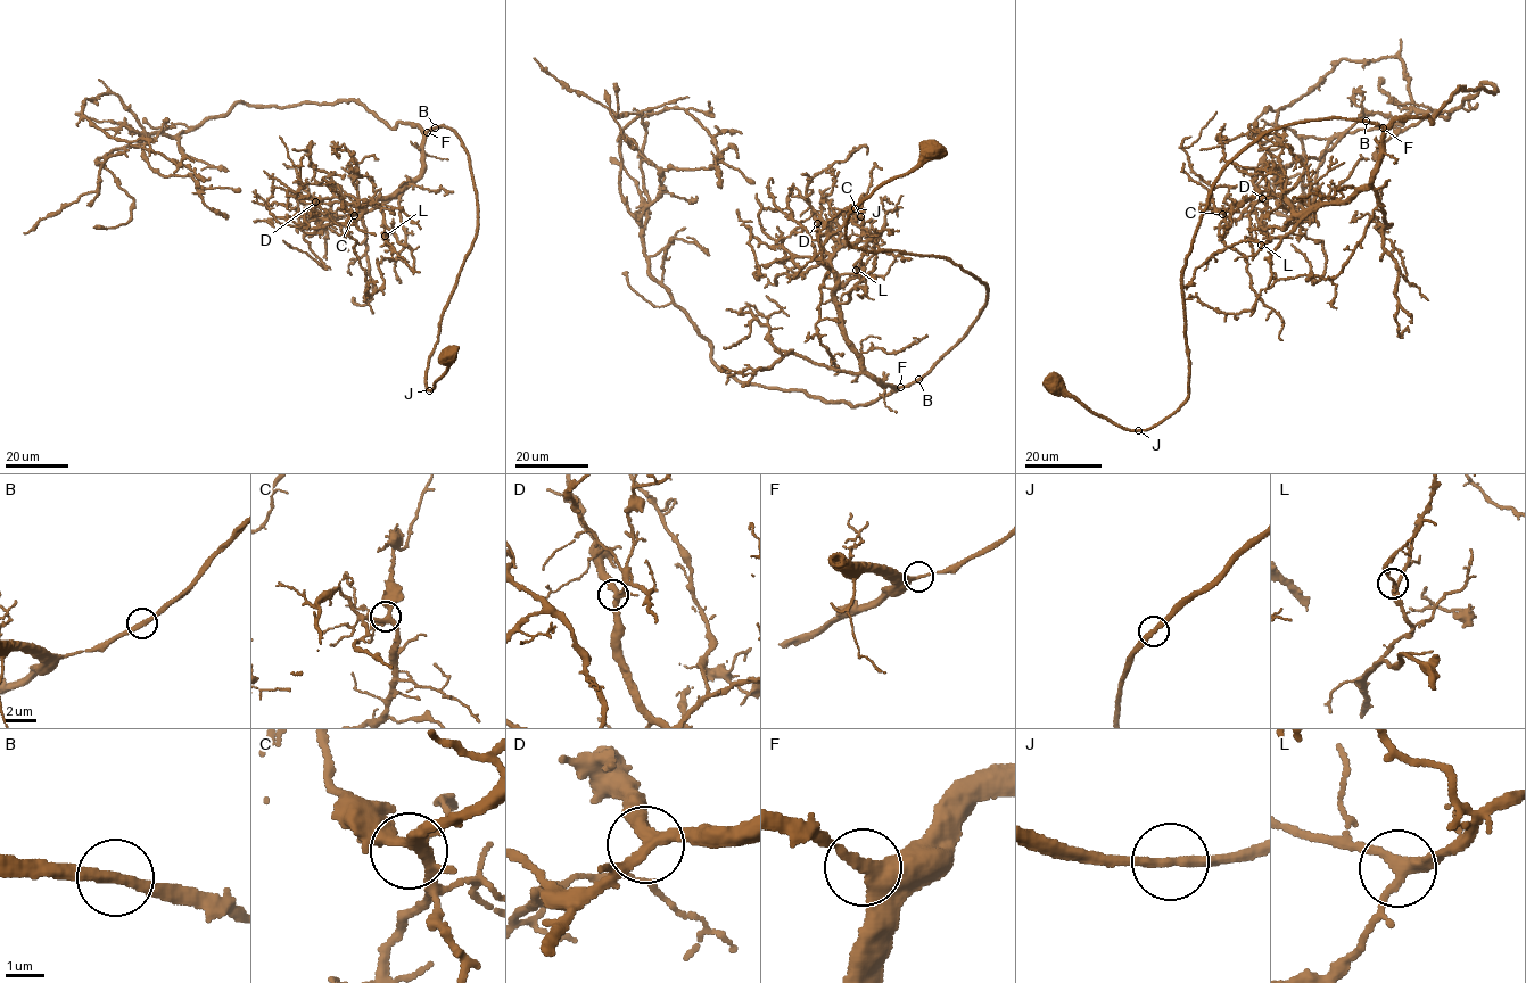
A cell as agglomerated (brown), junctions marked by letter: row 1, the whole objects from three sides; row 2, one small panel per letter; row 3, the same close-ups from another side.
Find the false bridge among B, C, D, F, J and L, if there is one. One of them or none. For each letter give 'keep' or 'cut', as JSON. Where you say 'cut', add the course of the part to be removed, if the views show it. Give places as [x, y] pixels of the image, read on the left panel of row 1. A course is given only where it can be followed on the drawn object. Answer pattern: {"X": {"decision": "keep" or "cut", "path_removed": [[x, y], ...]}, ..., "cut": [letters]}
{"B": {"decision": "keep"}, "C": {"decision": "keep"}, "D": {"decision": "keep"}, "F": {"decision": "keep"}, "J": {"decision": "keep"}, "L": {"decision": "keep"}, "cut": []}

